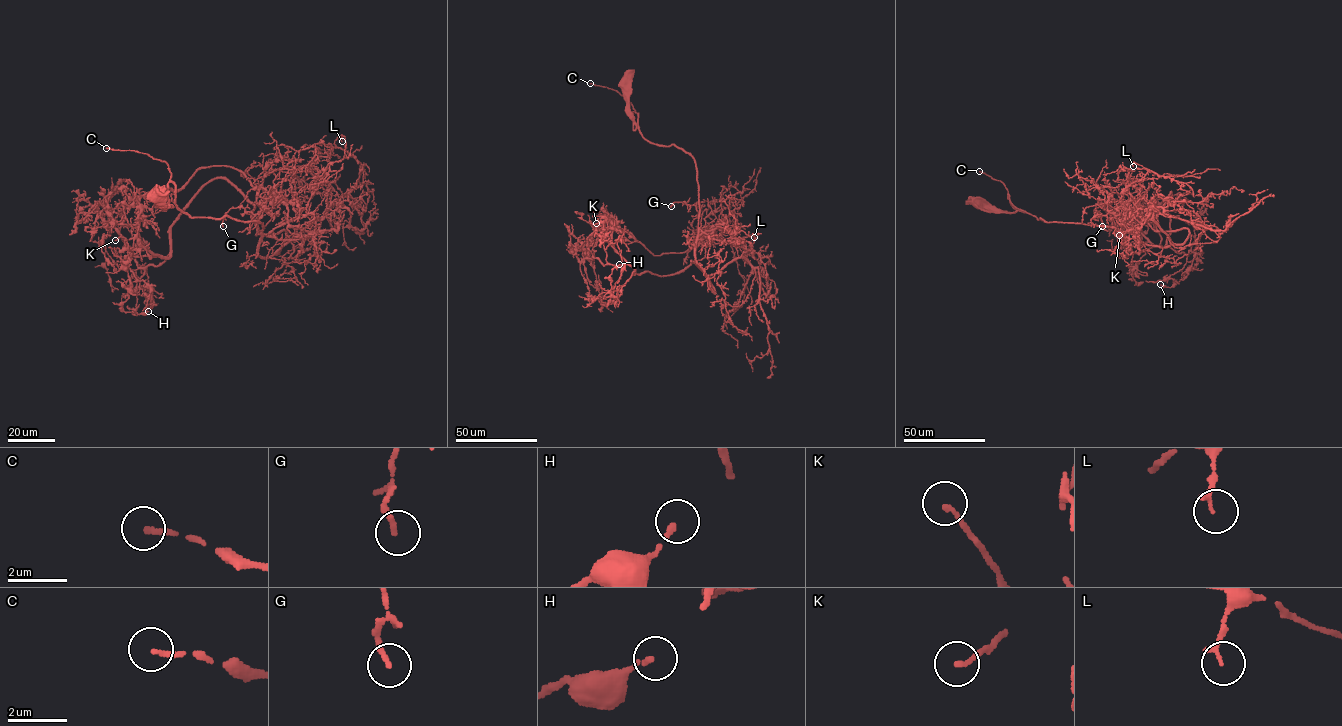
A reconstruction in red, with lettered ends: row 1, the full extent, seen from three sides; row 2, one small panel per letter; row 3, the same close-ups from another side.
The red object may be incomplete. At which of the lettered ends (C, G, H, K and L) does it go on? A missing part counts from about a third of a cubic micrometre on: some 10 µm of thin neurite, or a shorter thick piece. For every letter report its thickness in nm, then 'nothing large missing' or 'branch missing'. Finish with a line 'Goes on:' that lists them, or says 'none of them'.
C: 180 nm | nothing large missing
G: 160 nm | nothing large missing
H: 150 nm | nothing large missing
K: 150 nm | nothing large missing
L: 140 nm | nothing large missing
Goes on: none of them

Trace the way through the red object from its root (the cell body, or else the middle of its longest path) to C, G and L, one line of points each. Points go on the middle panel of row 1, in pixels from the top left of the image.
C: (623, 83), (627, 115), (633, 120), (635, 110), (627, 99), (614, 90), (590, 83)
G: (623, 83), (641, 134), (694, 159), (698, 234), (718, 226), (702, 236), (694, 205), (671, 206)
L: (623, 83), (641, 134), (694, 159), (698, 234), (735, 226), (748, 254), (754, 237)

